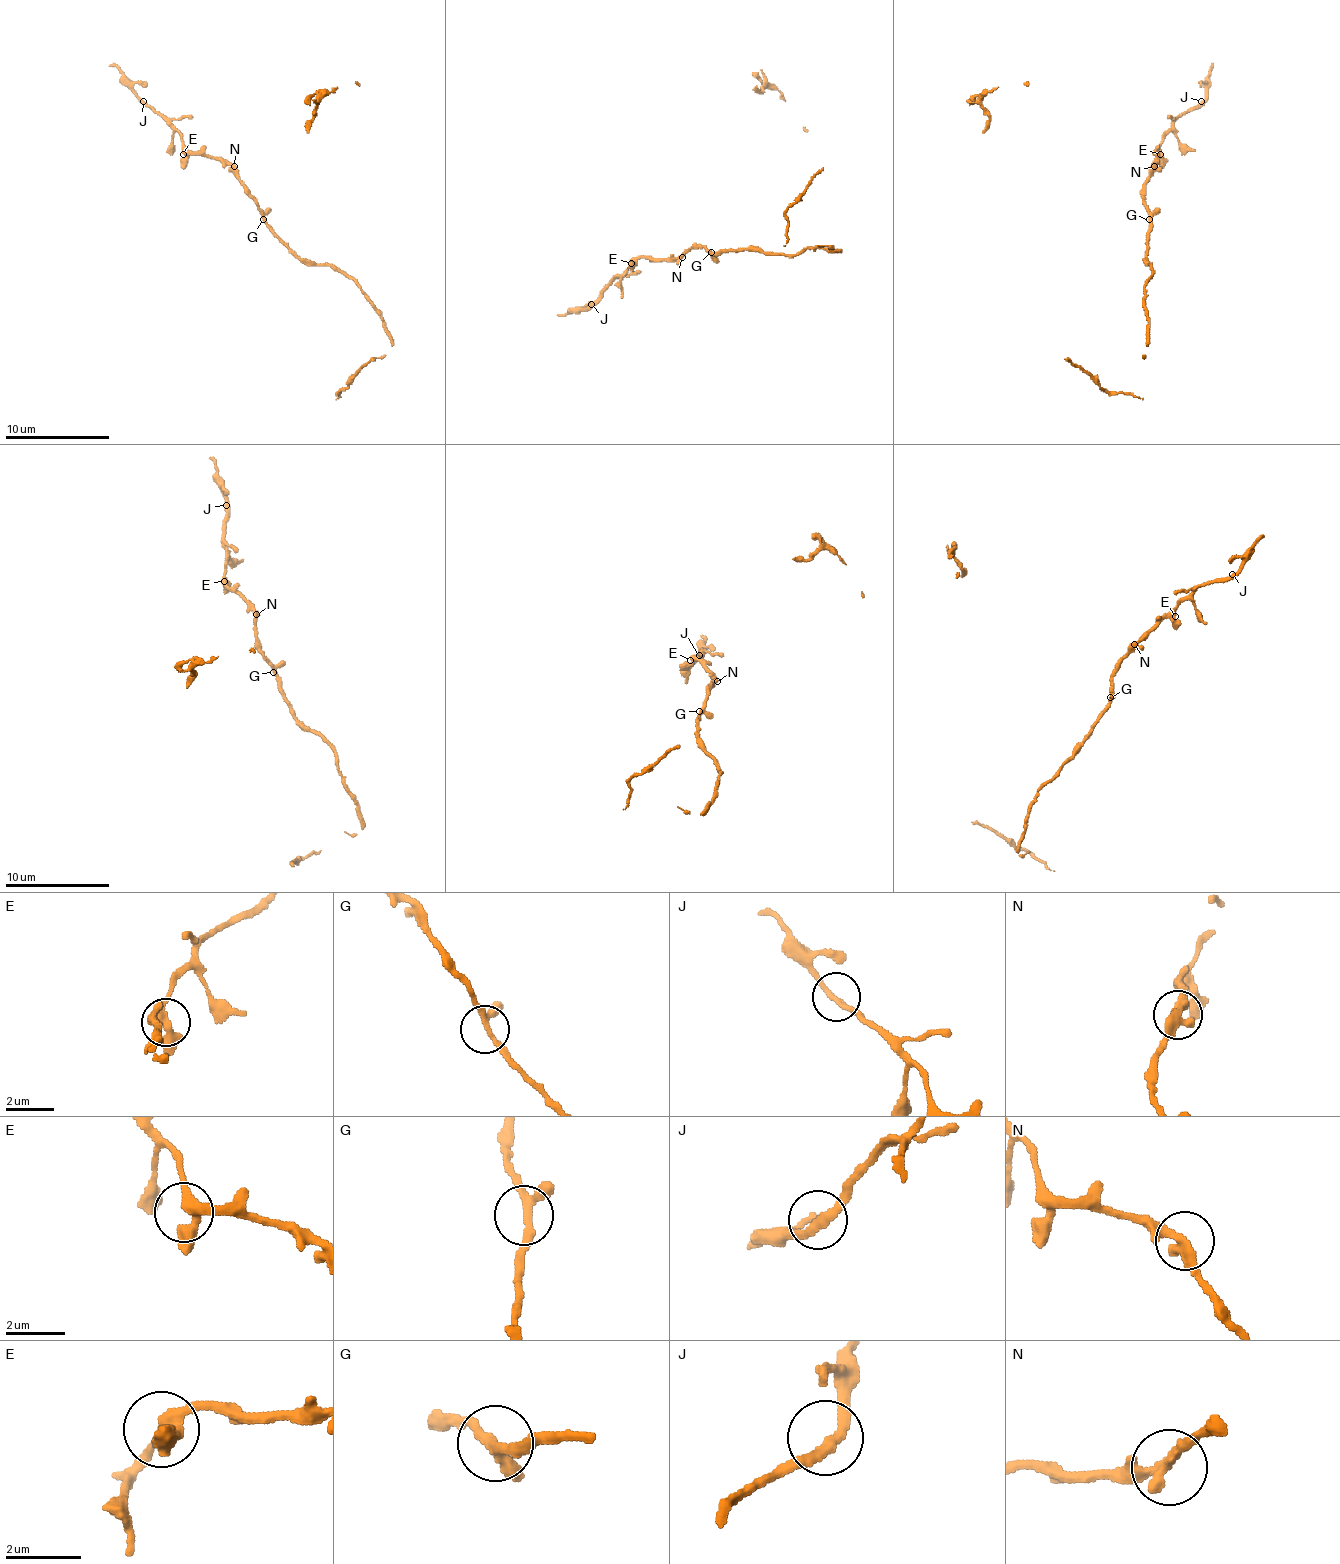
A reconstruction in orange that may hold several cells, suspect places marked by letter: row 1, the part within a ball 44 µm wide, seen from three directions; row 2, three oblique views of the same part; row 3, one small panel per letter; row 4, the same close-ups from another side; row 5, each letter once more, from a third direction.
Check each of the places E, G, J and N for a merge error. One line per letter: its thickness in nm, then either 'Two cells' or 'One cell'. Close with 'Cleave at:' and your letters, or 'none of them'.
E: Thickness 300 nm. One cell
G: Thickness 220 nm. One cell
J: Thickness 240 nm. One cell
N: Thickness 280 nm. One cell
Cleave at: none of them

